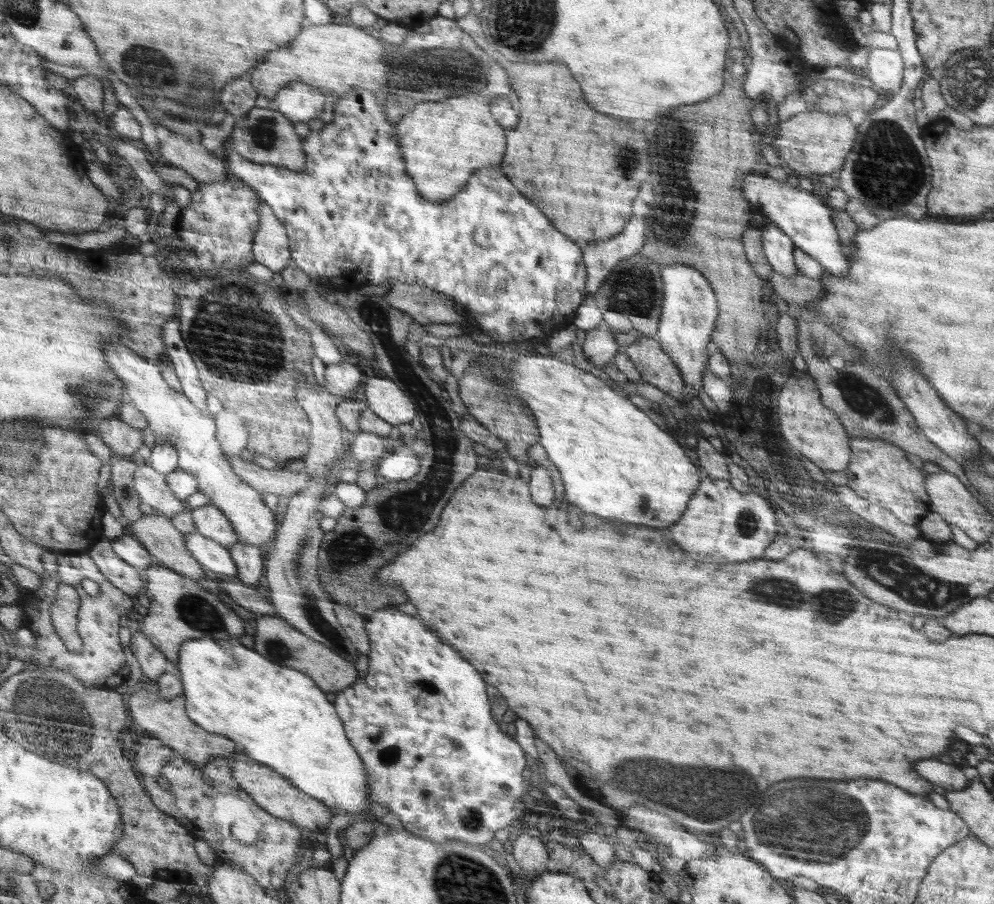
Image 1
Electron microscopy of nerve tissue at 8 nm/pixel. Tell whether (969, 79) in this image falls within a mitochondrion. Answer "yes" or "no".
yes

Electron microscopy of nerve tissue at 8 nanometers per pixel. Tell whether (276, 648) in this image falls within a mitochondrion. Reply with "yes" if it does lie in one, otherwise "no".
yes

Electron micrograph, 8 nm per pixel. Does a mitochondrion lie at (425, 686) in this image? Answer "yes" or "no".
yes

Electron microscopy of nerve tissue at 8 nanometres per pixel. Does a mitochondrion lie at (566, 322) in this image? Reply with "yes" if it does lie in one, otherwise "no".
no

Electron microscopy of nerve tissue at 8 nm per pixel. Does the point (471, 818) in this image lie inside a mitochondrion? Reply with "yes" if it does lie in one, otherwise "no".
yes

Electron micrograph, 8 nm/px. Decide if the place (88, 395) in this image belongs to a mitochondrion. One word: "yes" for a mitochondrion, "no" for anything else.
yes

